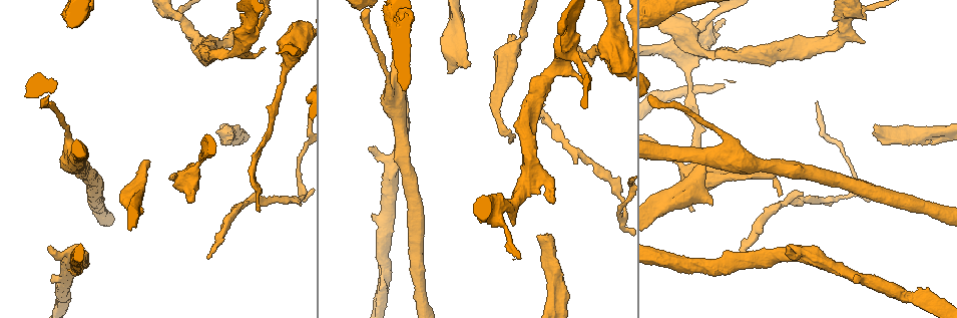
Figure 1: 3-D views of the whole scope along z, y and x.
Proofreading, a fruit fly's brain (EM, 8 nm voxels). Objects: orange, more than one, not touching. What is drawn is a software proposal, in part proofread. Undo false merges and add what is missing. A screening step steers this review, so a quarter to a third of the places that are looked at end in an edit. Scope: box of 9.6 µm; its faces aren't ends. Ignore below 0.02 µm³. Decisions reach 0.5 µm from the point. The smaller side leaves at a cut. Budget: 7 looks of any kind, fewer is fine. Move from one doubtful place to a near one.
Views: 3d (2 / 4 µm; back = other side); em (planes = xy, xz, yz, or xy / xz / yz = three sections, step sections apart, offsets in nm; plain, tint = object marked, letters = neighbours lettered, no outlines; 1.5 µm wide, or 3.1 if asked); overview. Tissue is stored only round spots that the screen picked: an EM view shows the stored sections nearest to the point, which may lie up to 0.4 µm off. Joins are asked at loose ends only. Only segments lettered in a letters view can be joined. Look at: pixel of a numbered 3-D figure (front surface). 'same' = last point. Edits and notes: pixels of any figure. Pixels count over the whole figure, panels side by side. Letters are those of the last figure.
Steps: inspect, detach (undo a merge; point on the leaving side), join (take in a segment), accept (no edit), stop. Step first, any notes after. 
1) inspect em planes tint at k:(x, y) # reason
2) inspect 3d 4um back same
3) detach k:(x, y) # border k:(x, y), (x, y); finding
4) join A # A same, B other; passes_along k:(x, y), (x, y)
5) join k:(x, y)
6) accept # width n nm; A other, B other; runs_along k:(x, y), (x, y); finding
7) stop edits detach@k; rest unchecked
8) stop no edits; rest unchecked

inspect em planes letters at 1:(188, 200) # branch stops here

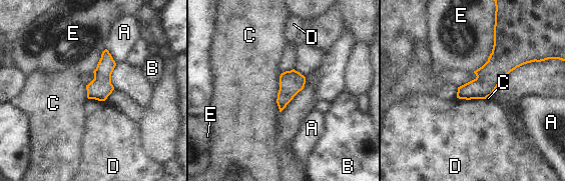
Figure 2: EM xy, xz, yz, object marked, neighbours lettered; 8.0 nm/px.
accept # A other, B other, C other, D other, E other; none of them fits

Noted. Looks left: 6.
inspect 3d 2um at 1:(691, 210) # branch stops here

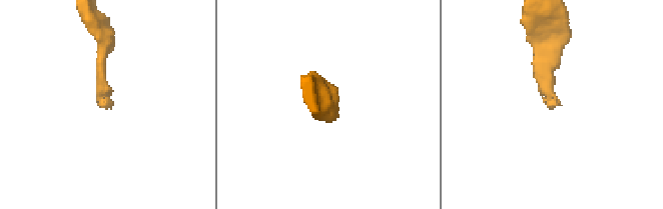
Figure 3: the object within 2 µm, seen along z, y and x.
inspect em xz step 8 tint at 3:(553, 109)

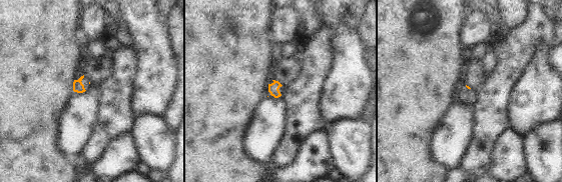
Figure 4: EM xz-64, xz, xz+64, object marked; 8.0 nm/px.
inspect em planes letters same

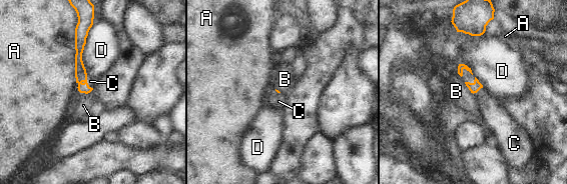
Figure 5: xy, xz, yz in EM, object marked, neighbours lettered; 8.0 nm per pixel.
join 5:(76, 95) # longest_contact A 460 nm; A other, B other, C same, D other; the neuron continues

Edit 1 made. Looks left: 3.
inspect em yz step 4 letters at 1:(206, 258)

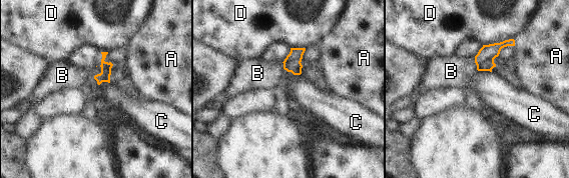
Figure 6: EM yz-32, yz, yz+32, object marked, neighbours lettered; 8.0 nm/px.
inspect em planes letters same # another direction

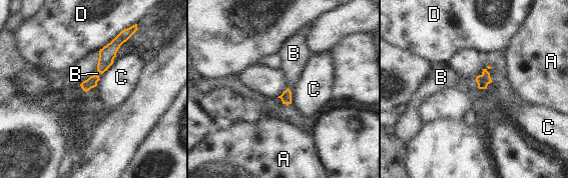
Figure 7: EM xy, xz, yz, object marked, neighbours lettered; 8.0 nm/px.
join 7:(294, 60) # A other, B same, C other, D other; passes_along 7:(286, 97), (290, 90), (294, 60); the neuron continues

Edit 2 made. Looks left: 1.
stop edits join@5, join@7; rest unchecked

